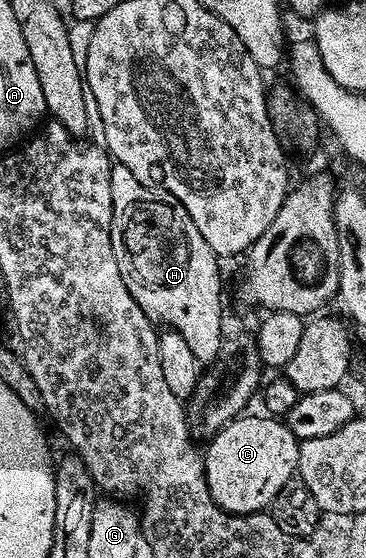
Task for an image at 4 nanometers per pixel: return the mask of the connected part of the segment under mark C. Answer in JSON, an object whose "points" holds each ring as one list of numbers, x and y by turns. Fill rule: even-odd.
{"points":[[243,414,210,439,208,450,205,450,205,479,208,482,209,493,213,500,233,515,249,515,255,512,266,511,275,497,292,481,291,476,296,475,300,441,291,434,284,421,267,414,249,416]]}

